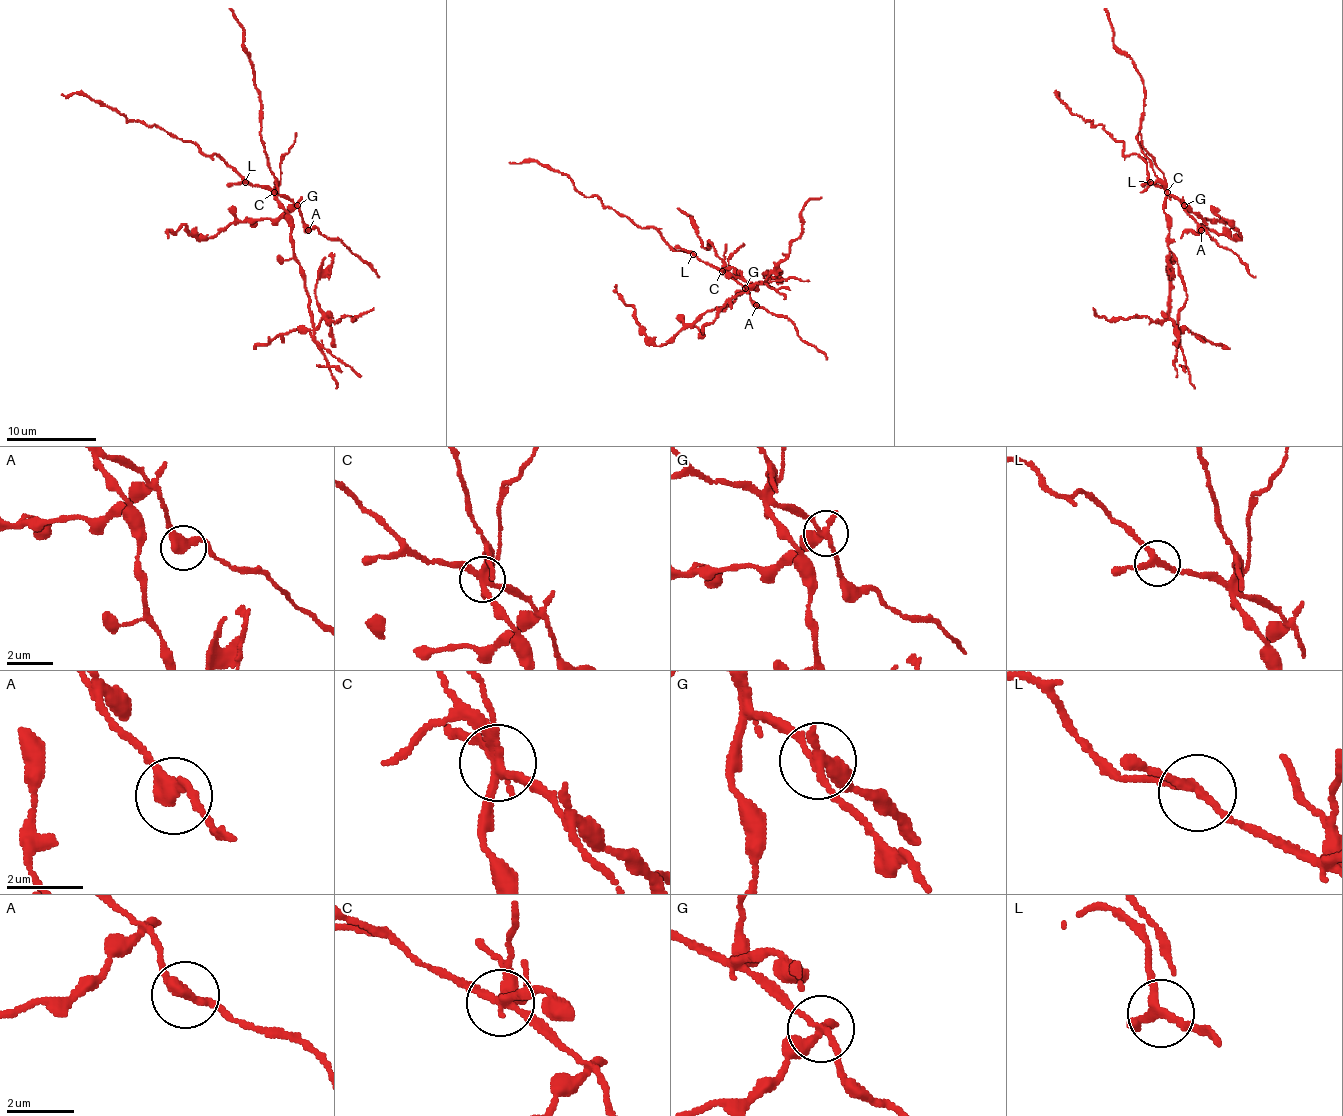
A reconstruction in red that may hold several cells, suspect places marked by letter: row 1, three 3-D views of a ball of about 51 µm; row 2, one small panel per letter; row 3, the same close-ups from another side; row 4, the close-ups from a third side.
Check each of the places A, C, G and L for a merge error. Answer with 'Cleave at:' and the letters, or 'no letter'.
Cleave at: C, G

